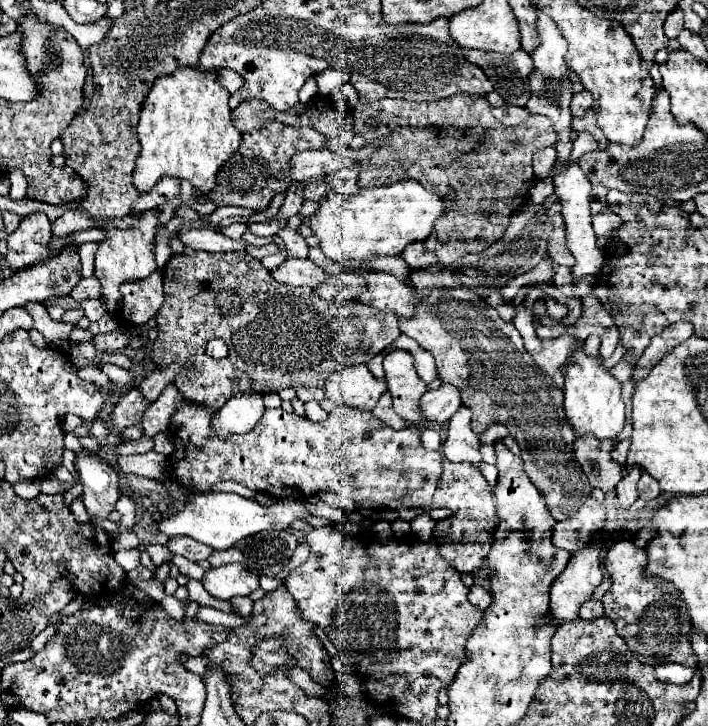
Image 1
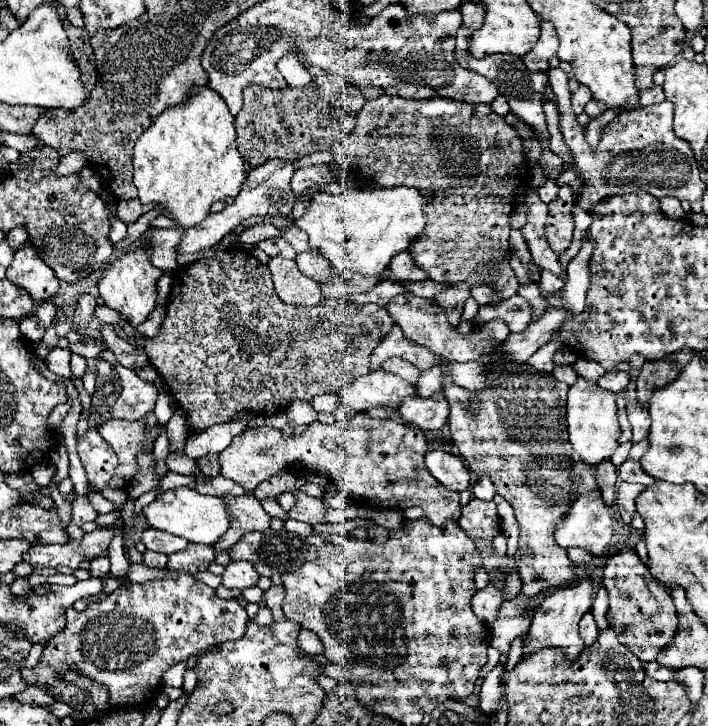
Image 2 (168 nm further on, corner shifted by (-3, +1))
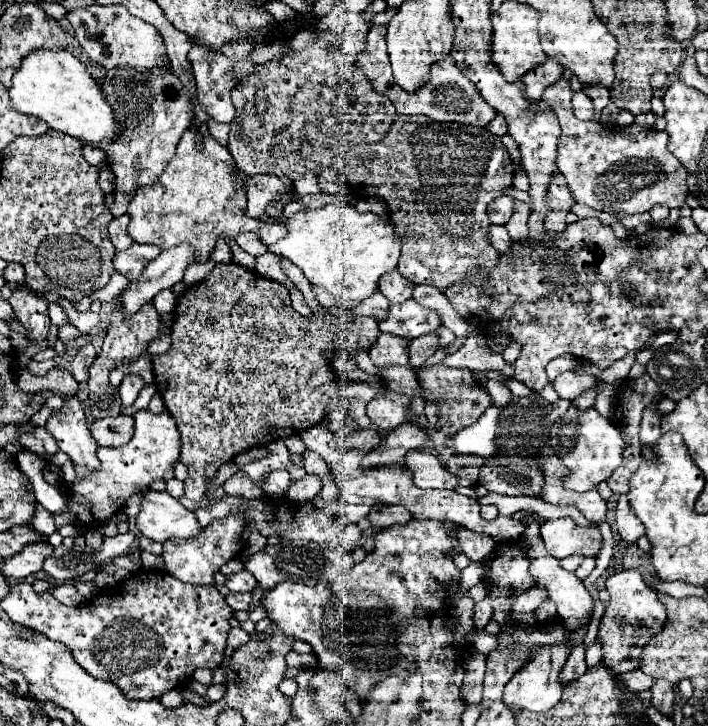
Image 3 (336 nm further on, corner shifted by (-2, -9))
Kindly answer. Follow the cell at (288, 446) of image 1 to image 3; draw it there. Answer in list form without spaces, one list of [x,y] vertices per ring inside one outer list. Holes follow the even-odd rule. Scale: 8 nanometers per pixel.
[[[314,426],[310,430],[304,430],[302,440],[306,444],[308,450],[318,452],[328,464],[334,464],[336,470],[336,486],[340,492],[346,494],[356,494],[362,498],[376,498],[382,504],[396,504],[396,506],[404,506],[416,520],[438,520],[438,522],[452,522],[458,526],[464,526],[472,532],[484,532],[488,536],[498,536],[500,540],[516,540],[518,536],[524,534],[526,526],[522,520],[518,518],[504,518],[498,516],[494,522],[484,522],[478,514],[478,502],[474,498],[466,498],[454,490],[422,490],[416,488],[412,478],[410,478],[410,470],[402,468],[402,466],[386,466],[382,470],[362,470],[360,462],[366,456],[368,450],[372,450],[378,442],[380,442],[380,434],[376,430],[362,430],[362,432],[354,432],[348,438],[344,438],[342,442],[332,434],[322,430],[322,426]]]

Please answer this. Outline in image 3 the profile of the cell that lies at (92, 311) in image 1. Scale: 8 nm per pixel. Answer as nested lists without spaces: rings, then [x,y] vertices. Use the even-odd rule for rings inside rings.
[[[126,376],[126,378],[122,380],[122,384],[120,384],[122,404],[124,404],[124,406],[132,406],[142,388],[144,388],[144,382],[142,382],[140,376]]]

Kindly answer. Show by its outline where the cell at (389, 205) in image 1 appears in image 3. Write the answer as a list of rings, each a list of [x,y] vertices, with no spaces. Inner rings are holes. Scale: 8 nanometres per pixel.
[[[328,204],[320,210],[298,212],[282,224],[288,236],[270,246],[270,252],[296,264],[312,286],[324,288],[338,300],[360,302],[376,292],[378,278],[396,268],[402,240],[394,236],[390,224],[380,222],[372,212],[358,212],[352,206]]]

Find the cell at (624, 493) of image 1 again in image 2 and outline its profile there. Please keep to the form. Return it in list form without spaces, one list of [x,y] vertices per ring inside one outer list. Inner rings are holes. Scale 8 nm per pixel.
[[[621,482],[617,488],[617,512],[621,514],[621,518],[625,522],[631,522],[633,514],[635,514],[635,498],[645,490],[643,484],[631,484],[631,482]]]

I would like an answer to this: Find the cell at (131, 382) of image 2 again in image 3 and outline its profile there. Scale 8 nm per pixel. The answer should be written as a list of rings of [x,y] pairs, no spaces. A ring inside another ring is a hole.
[[[116,416],[116,418],[104,418],[94,420],[90,426],[92,438],[98,442],[98,446],[124,446],[130,442],[134,434],[134,418],[132,416]]]

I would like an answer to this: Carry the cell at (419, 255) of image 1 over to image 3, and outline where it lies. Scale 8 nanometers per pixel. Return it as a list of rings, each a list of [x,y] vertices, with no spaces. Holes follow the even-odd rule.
[[[398,270],[386,272],[378,280],[378,292],[384,294],[392,304],[402,304],[408,298],[412,298],[412,288],[414,284],[406,280],[402,274],[398,274]]]

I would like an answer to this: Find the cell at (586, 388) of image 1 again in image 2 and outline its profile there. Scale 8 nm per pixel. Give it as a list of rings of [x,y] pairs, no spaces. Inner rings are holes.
[[[579,378],[579,382],[575,382],[569,388],[567,396],[567,430],[569,430],[569,442],[573,444],[573,450],[581,456],[583,462],[599,464],[605,458],[611,458],[621,434],[617,422],[615,392],[601,388],[597,382]]]

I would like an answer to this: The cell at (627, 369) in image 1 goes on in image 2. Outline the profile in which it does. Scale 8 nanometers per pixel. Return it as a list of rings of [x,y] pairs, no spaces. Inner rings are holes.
[[[607,371],[605,376],[601,376],[597,380],[597,384],[601,384],[601,388],[609,388],[615,394],[621,394],[623,388],[626,388],[630,382],[629,372],[624,371]]]

